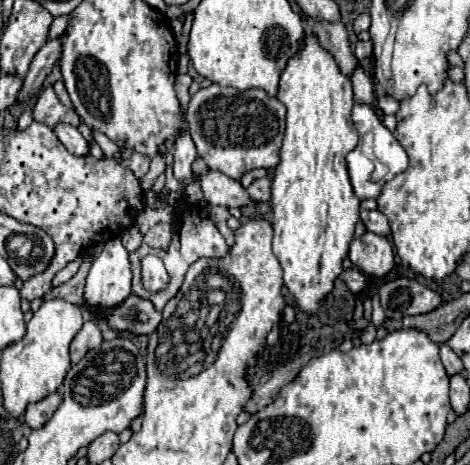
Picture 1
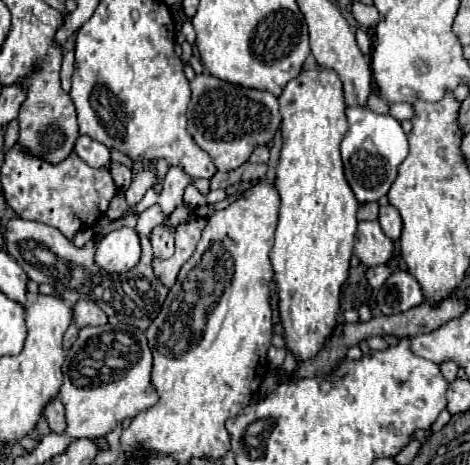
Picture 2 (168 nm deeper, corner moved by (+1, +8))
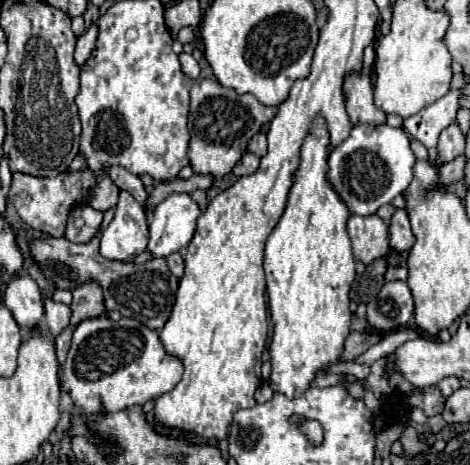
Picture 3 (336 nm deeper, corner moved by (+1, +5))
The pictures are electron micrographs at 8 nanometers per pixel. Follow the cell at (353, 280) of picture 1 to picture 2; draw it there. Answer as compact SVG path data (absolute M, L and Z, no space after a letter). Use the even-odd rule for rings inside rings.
M376 266L376 268L368 268L366 278L368 278L372 288L380 288L390 274L392 274L392 270L388 266Z

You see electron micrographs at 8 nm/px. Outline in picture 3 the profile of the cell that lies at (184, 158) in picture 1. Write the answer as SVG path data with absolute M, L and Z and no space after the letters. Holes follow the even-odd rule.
M170 193L154 211L154 217L150 221L150 243L148 243L148 251L154 257L168 257L170 253L182 251L188 247L192 235L196 231L197 219L202 214L202 209L198 211L196 201L186 195L186 193Z

